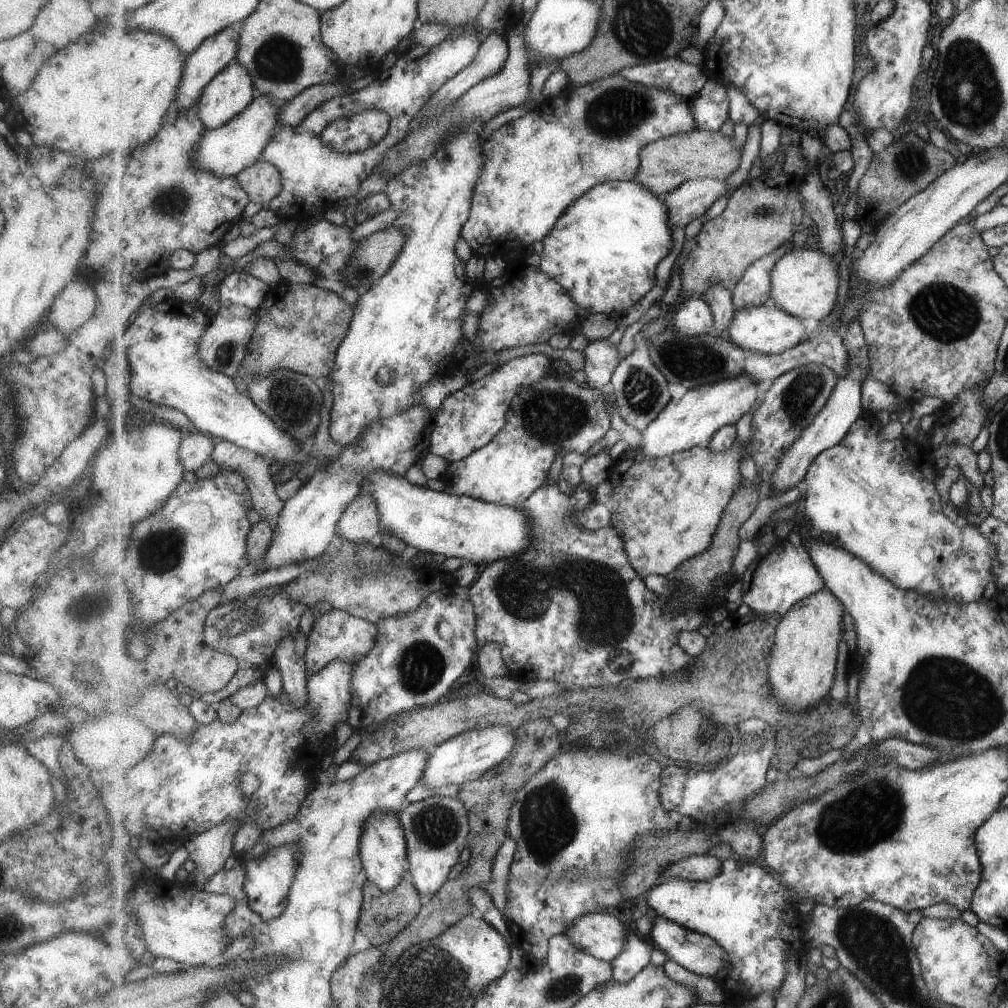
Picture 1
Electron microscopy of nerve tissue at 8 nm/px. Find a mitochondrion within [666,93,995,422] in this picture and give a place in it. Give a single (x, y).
(945, 312)

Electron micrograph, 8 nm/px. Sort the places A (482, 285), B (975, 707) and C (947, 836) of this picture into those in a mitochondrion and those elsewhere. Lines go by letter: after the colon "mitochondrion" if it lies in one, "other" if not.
A: other
B: mitochondrion
C: other

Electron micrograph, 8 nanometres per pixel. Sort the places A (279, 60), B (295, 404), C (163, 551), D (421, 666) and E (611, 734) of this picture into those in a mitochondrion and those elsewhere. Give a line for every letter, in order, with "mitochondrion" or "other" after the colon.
A: mitochondrion
B: mitochondrion
C: mitochondrion
D: mitochondrion
E: mitochondrion

